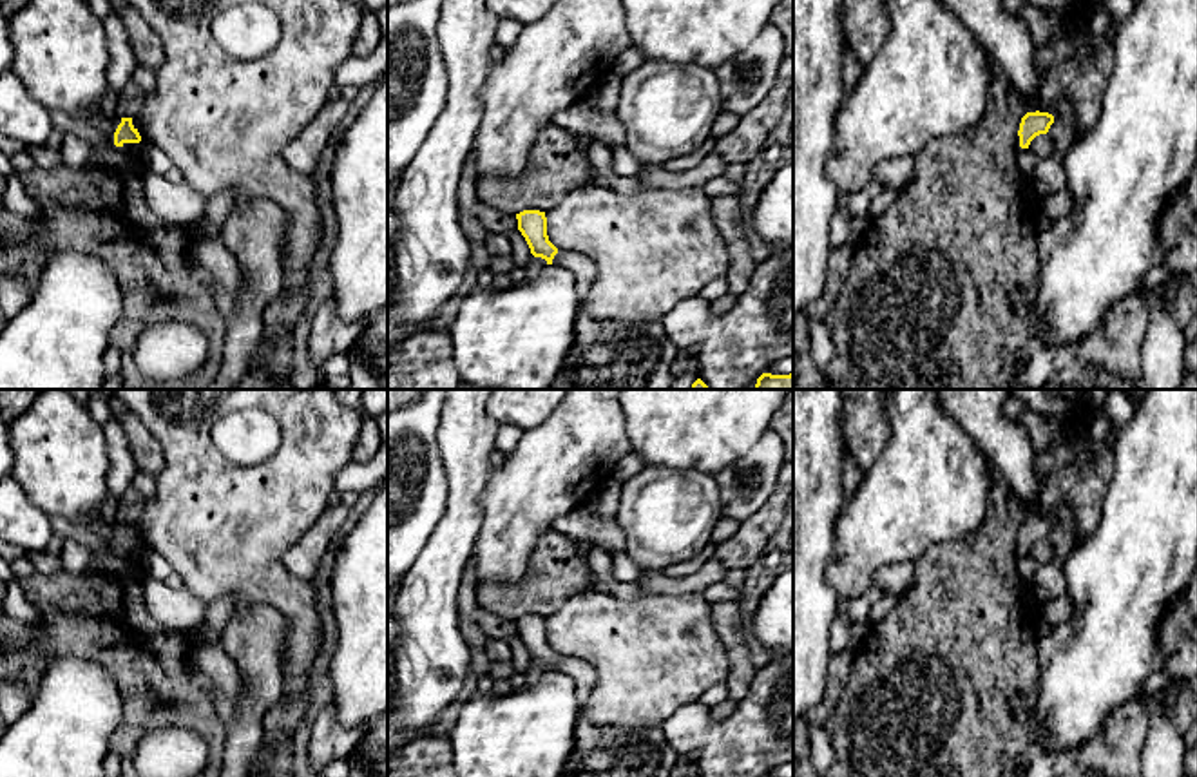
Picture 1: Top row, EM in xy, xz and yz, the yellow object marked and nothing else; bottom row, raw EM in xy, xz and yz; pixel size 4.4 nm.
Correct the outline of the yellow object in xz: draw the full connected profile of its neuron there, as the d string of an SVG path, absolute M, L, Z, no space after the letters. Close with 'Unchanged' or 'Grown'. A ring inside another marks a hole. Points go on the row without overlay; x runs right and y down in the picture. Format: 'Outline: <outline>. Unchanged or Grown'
Outline: M523 616L516 619L516 625L518 625L518 636L525 643L531 659L534 663L545 665L547 670L552 670L558 654L549 647L545 618Z. Unchanged

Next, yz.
Outline: M1039 516L1027 518L1021 523L1018 536L1020 552L1029 554L1030 547L1039 540L1047 540L1052 529L1054 529L1054 522L1049 518L1039 518Z. Unchanged

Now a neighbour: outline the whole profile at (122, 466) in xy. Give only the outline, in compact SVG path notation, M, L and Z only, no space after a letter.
M118 417L101 426L101 431L109 455L107 491L120 498L139 469Z

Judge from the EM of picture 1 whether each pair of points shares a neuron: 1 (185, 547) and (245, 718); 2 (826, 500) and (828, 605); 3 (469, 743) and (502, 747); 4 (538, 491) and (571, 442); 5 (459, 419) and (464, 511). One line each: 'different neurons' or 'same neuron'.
1: different neurons
2: same neuron
3: same neuron
4: same neuron
5: same neuron

